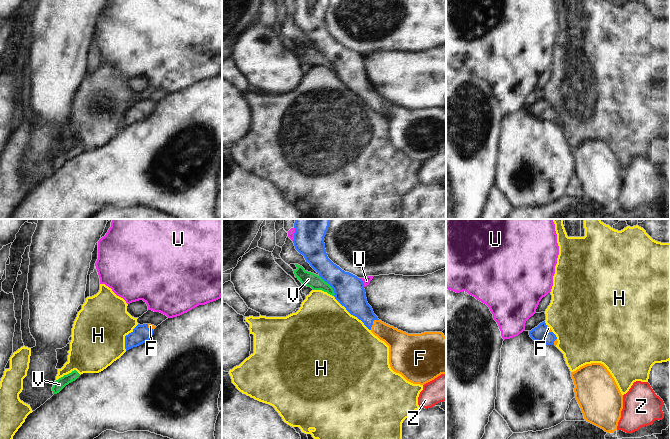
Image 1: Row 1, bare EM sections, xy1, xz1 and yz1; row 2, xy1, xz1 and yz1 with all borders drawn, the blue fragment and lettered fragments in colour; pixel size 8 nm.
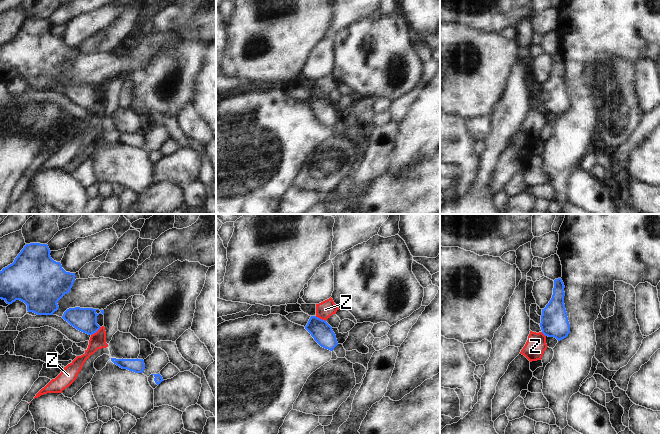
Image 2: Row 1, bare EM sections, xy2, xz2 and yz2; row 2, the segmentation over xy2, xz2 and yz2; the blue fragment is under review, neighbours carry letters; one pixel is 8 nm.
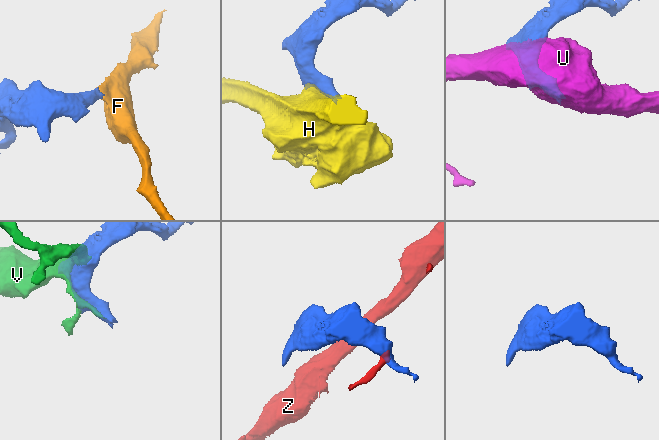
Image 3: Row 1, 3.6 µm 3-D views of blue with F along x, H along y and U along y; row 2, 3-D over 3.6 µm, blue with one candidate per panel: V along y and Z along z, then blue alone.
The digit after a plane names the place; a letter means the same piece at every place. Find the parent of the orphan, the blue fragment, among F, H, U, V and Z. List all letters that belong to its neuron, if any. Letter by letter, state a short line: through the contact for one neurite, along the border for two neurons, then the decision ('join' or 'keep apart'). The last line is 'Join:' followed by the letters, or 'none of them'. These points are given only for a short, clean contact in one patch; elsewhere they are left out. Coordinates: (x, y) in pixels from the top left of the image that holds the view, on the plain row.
F: line xz1 (354, 75), (355, 79), (372, 99), (397, 116); join
H: keep apart
U: keep apart
V: keep apart
Z: line xy2 (100, 103), (91, 111); keep apart
Join: F

